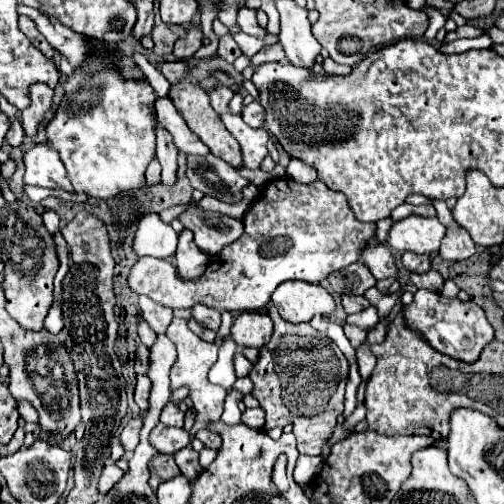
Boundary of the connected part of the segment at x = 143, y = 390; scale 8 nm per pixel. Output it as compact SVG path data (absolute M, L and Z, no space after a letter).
M137 375L137 387L135 387L135 403L139 405L139 409L145 413L147 411L147 397L149 397L149 391L151 391L151 379L145 377L145 375Z

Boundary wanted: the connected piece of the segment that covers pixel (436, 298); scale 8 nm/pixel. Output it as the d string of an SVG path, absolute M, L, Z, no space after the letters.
M419 289L413 297L413 303L401 307L401 315L407 327L419 333L435 351L465 363L477 361L481 351L493 341L493 327L485 319L485 311L473 301L459 301L457 297L443 297L439 293Z

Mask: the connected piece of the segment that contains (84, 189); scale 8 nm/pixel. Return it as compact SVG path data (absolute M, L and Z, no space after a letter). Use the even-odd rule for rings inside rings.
M103 43L97 53L65 83L65 97L53 121L49 121L47 139L67 167L77 193L109 199L145 185L145 169L155 157L153 129L155 95L147 81L123 81L107 65Z

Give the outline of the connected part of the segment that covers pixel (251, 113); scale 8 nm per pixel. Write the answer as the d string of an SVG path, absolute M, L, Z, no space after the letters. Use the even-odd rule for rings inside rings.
M253 101L253 103L245 105L245 109L241 111L241 115L243 115L243 121L245 121L247 125L251 125L251 127L261 127L261 125L263 125L263 117L265 117L265 109L263 109L257 101Z

